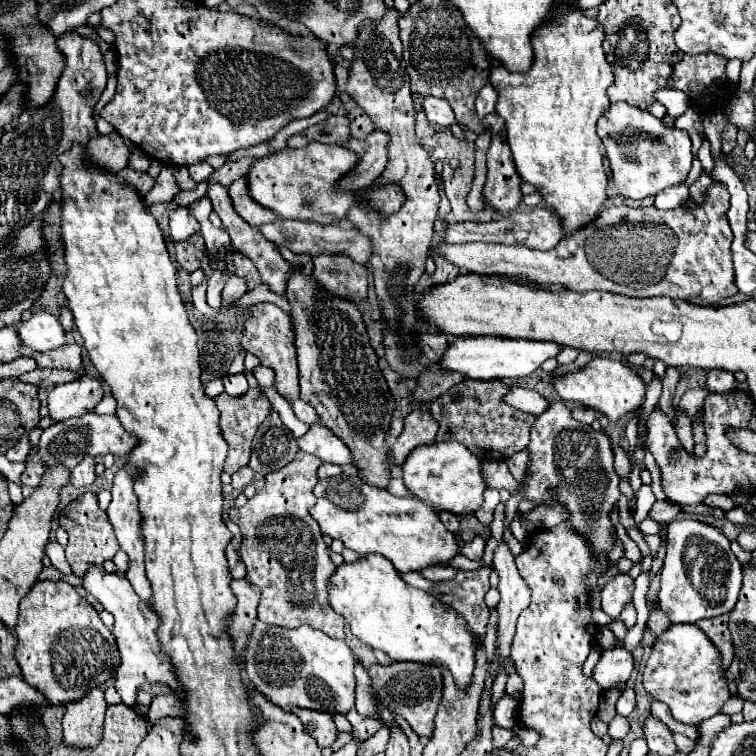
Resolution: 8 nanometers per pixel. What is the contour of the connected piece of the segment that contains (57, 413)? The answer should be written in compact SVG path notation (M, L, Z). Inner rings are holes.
M84 375L78 381L56 385L48 395L48 411L54 421L80 417L84 413L92 413L102 397L104 391L100 381L92 375Z

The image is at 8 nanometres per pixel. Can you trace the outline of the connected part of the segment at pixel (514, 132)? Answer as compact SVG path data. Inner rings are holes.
M580 9L564 13L550 23L538 27L532 35L534 45L534 63L530 71L510 73L500 63L492 61L490 85L498 93L496 113L504 119L508 145L514 157L514 165L524 183L536 187L538 195L548 207L560 217L566 233L578 231L590 225L596 219L596 213L608 199L608 173L604 167L604 145L596 133L596 121L610 109L606 95L608 85L612 83L612 67L608 65L604 51L604 29L596 19L584 17Z

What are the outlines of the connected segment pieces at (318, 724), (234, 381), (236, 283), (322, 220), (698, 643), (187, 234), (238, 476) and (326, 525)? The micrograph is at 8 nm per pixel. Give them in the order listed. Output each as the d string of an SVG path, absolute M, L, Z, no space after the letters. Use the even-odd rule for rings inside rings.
M292 707L292 713L296 717L300 717L300 721L304 723L306 731L316 739L318 747L330 747L336 739L336 725L332 721L332 715L324 713L324 711L316 711L316 709L300 709L300 707Z
M236 373L236 375L224 375L224 389L228 391L228 395L244 395L248 391L248 381L244 373Z
M230 277L224 291L222 291L222 301L228 299L238 299L248 291L248 285L244 277Z
M310 143L302 149L282 149L268 153L262 159L254 159L248 173L248 193L250 197L266 209L272 209L282 219L316 221L320 225L332 225L344 219L346 211L354 205L356 197L352 193L334 193L334 183L344 177L358 157L354 151L340 145Z
M670 625L656 639L642 671L642 685L652 699L670 707L676 721L692 725L700 725L704 719L716 715L730 697L724 669L720 669L720 655L696 625Z
M178 207L170 213L170 237L174 241L188 241L196 233L200 233L200 223L192 217L188 207Z
M244 467L244 469L236 471L236 473L232 475L232 487L234 487L234 489L244 489L246 485L252 483L252 475L254 475L254 471L252 471L250 467Z
M338 475L338 477L322 479L314 487L314 495L316 495L318 503L310 509L310 513L326 535L330 535L332 539L340 539L344 543L344 547L356 551L360 557L366 557L370 553L384 555L386 559L390 559L394 563L398 573L412 573L412 571L420 573L426 567L448 565L460 551L456 533L452 533L444 527L444 523L438 517L438 511L432 505L428 505L412 495L396 497L396 495L388 493L386 489L378 489L378 487L364 483L358 475Z

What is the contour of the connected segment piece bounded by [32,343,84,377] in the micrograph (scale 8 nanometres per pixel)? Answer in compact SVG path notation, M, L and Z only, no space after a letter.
M66 343L52 353L32 353L32 357L42 369L68 369L78 377L84 375L84 369L80 365L80 347L76 343Z

